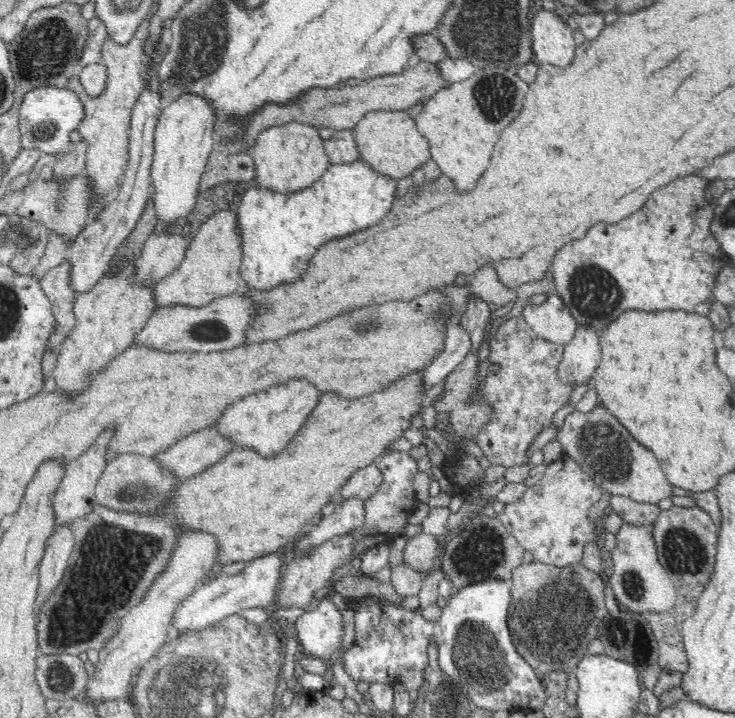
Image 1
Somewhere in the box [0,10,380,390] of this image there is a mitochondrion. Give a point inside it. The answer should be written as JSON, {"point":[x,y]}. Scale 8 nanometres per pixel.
{"point":[49,49]}

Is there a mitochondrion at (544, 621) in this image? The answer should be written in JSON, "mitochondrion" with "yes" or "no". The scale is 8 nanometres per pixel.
{"mitochondrion":"yes"}

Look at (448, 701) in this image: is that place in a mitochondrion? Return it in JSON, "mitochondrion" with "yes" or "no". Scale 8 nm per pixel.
{"mitochondrion":"yes"}

